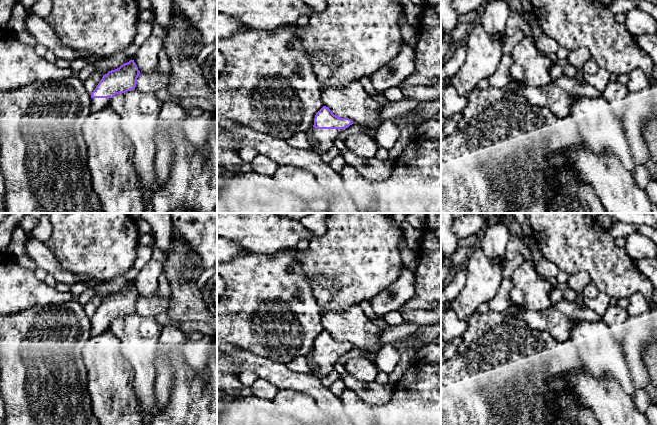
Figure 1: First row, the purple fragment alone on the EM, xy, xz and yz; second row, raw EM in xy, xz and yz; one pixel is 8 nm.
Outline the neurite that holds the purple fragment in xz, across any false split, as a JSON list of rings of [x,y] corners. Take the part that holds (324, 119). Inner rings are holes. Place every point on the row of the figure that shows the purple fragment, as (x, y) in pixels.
[[[323,106],[315,115],[312,124],[312,133],[316,144],[310,150],[317,154],[330,149],[339,134],[354,122],[349,118],[340,118],[326,106]]]

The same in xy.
[[[134,60],[122,64],[119,68],[109,71],[91,93],[91,113],[110,106],[111,99],[120,93],[133,90],[140,74]]]

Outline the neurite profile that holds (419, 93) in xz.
[[[441,83],[435,86],[403,86],[400,84],[398,87],[402,91],[404,98],[413,99],[418,103],[441,99]]]

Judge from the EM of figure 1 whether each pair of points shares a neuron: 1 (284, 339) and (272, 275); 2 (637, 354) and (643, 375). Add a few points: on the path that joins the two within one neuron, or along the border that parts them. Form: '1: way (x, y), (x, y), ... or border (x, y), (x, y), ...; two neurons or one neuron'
1: way (280, 323), (272, 313), (272, 291); one neuron
2: way (637, 359), (638, 370); one neuron

